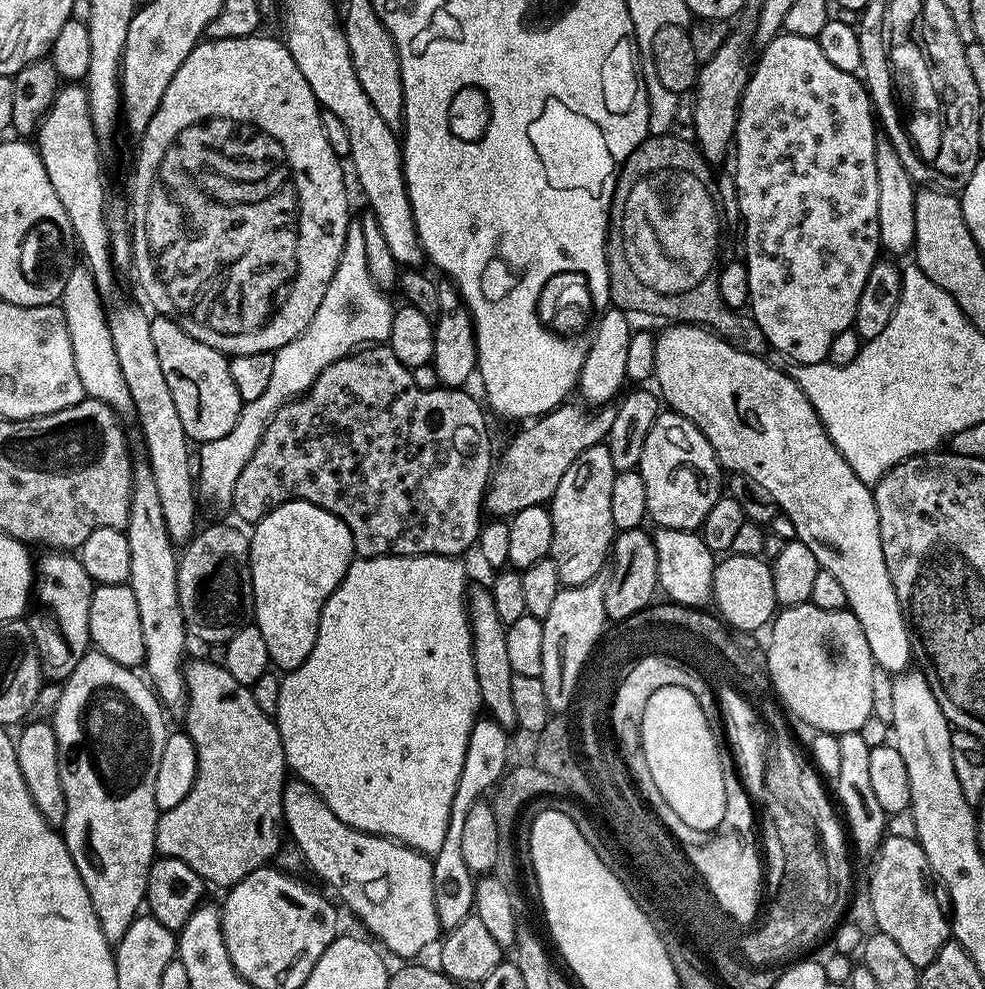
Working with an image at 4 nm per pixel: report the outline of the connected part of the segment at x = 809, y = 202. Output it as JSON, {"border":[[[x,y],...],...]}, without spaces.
{"border":[[[784,32],[781,35],[775,36],[770,43],[763,45],[761,52],[764,53],[757,60],[755,57],[754,67],[751,69],[748,77],[748,85],[744,87],[744,95],[740,98],[740,113],[736,116],[736,139],[734,141],[736,200],[740,203],[740,216],[744,219],[744,253],[742,253],[742,259],[748,265],[748,304],[750,305],[750,315],[755,324],[762,330],[765,341],[771,347],[773,344],[782,355],[789,356],[787,358],[789,361],[797,364],[822,364],[828,359],[830,342],[834,342],[834,338],[838,338],[838,334],[842,334],[842,330],[853,327],[856,319],[858,298],[862,294],[862,286],[866,286],[866,278],[882,252],[880,235],[878,234],[878,169],[874,167],[874,150],[876,149],[876,141],[878,139],[878,121],[874,115],[872,99],[868,97],[868,89],[864,87],[863,83],[853,73],[846,70],[838,70],[838,66],[834,66],[834,62],[830,62],[830,58],[826,58],[826,54],[822,54],[819,39],[811,40],[810,38],[802,38],[801,36]]]}

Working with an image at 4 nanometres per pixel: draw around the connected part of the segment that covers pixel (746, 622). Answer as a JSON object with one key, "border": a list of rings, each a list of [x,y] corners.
{"border":[[[728,554],[716,565],[714,581],[714,605],[720,620],[729,629],[737,628],[740,632],[756,632],[760,627],[771,625],[777,611],[774,594],[772,566],[760,556],[738,556]]]}

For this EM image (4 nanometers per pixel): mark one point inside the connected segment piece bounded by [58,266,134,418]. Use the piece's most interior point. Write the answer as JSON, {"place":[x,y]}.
{"place":[94,358]}

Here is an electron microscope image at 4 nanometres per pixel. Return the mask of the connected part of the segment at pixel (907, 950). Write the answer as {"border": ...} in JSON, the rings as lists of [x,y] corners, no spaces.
{"border":[[[889,835],[881,840],[878,851],[875,853],[876,861],[872,864],[872,873],[868,876],[868,904],[872,907],[872,916],[876,919],[875,927],[885,932],[894,942],[898,942],[902,954],[914,962],[917,970],[923,970],[927,964],[936,960],[938,950],[942,950],[944,944],[950,940],[950,920],[940,909],[932,888],[928,885],[930,881],[930,869],[926,862],[926,854],[922,846],[910,838],[898,838]]]}

